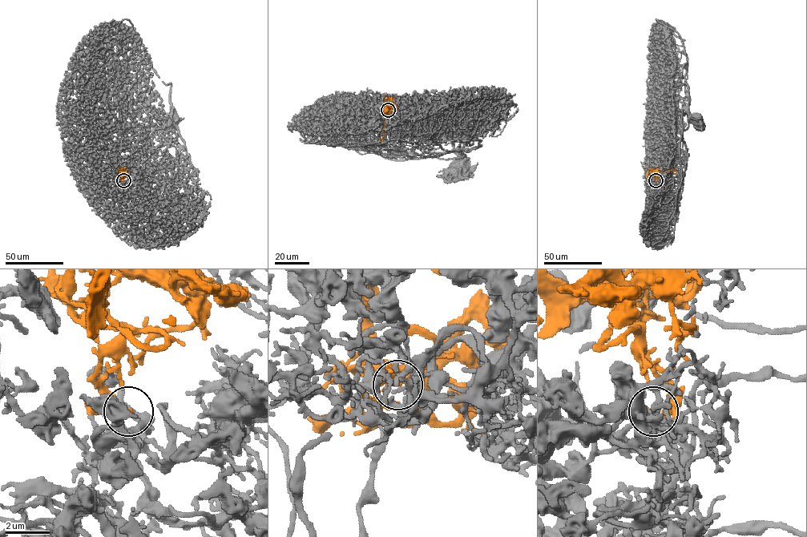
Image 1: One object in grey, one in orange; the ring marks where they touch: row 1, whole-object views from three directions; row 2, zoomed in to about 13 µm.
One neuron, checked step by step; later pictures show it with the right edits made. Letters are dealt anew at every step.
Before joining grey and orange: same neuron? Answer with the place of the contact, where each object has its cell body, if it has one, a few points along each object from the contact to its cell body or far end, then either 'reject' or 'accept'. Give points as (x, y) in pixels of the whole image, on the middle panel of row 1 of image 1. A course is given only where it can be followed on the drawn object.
(388, 110) | grey (458, 169) | orange none | grey via (387, 111), (406, 118), (406, 148), (428, 155), (468, 150), (458, 148), (459, 171) | orange via (387, 110), (383, 109), (385, 111), (383, 114), (383, 139), (379, 139) | accept

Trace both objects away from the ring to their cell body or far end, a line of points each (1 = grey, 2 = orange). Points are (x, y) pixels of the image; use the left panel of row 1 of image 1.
1: (123, 180), (136, 180), (135, 175), (151, 166), (157, 148), (177, 136), (173, 110), (171, 120)
2: (123, 180), (120, 175), (122, 171), (120, 169), (120, 174), (118, 167)

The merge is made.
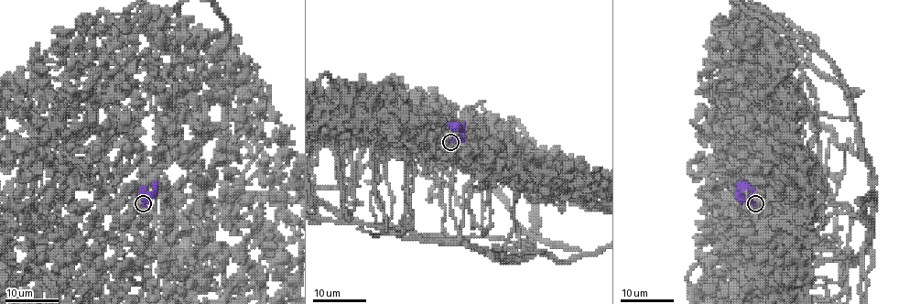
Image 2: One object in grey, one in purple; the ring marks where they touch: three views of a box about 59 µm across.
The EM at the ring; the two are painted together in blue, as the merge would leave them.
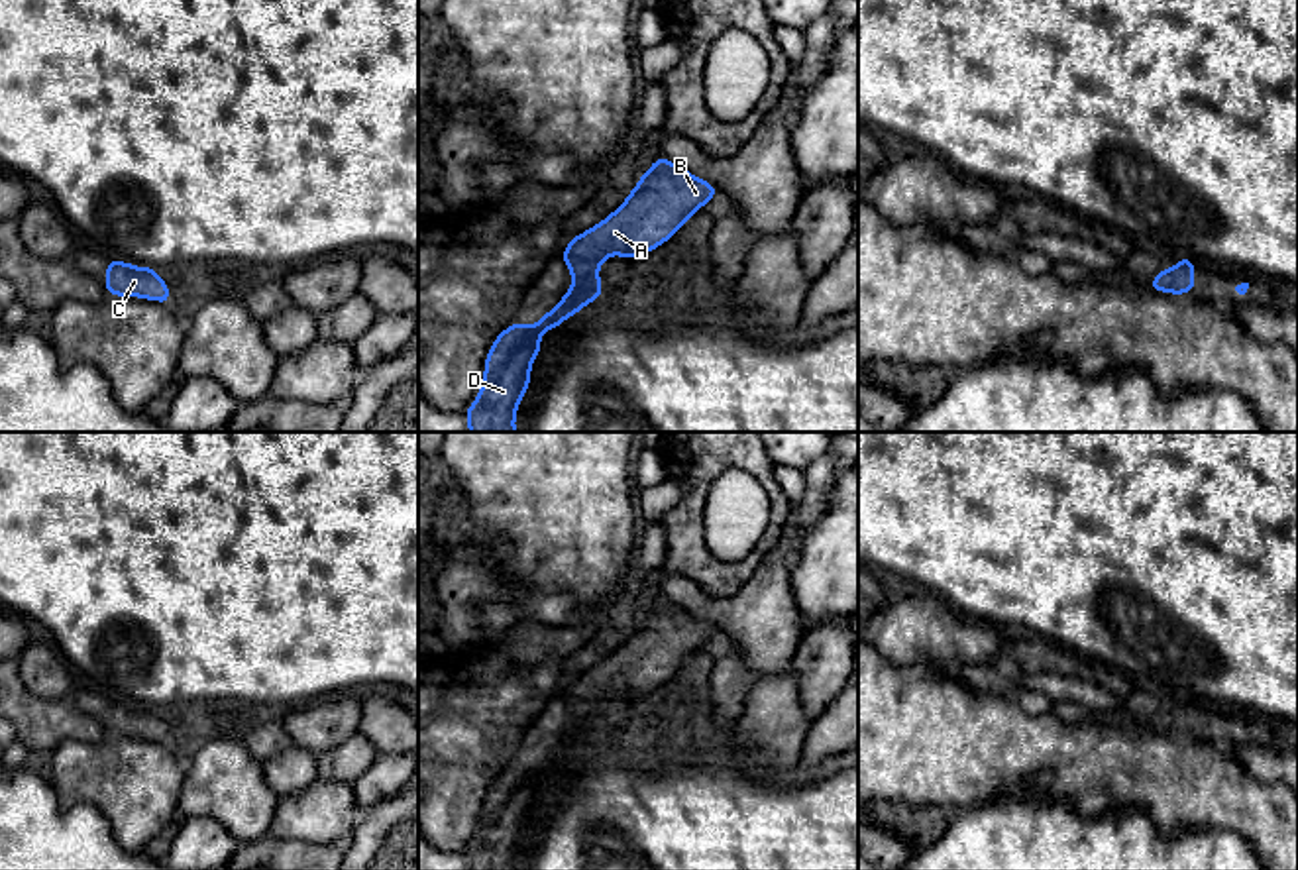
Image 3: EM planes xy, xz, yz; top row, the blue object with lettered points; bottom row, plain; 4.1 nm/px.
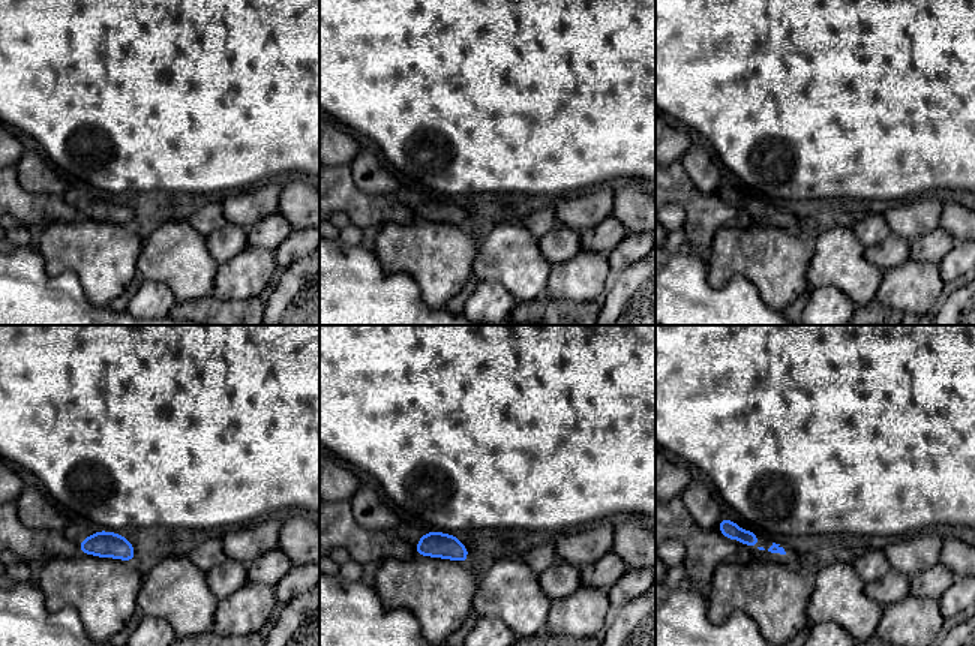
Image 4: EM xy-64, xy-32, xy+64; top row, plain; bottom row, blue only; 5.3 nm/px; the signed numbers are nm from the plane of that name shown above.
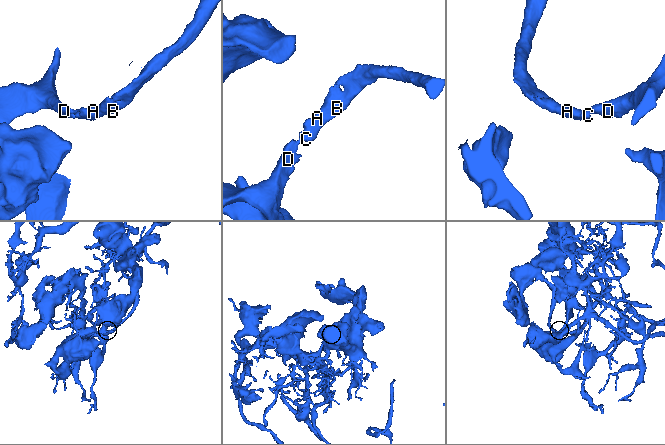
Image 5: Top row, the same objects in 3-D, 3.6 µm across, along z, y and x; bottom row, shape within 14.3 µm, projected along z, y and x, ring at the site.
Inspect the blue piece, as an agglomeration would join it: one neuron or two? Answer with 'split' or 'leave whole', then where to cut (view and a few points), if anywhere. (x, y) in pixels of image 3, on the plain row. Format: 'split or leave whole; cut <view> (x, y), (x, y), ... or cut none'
leave whole; cut none

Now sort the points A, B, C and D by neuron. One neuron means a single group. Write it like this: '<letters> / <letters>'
A B C D

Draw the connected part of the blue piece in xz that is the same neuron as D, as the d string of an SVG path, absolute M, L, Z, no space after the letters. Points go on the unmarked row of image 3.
M662 595L613 654L569 680L562 699L573 717L571 729L534 766L513 762L495 778L481 831L463 852L469 870L516 870L516 846L530 827L530 807L540 793L542 774L560 768L566 758L601 736L601 703L609 695L634 699L650 693L672 680L715 634L715 625Z

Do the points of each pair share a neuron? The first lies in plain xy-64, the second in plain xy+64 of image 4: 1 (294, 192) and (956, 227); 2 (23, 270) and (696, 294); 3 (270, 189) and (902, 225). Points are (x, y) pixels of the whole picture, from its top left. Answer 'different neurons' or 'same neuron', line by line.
1: same neuron
2: same neuron
3: same neuron

